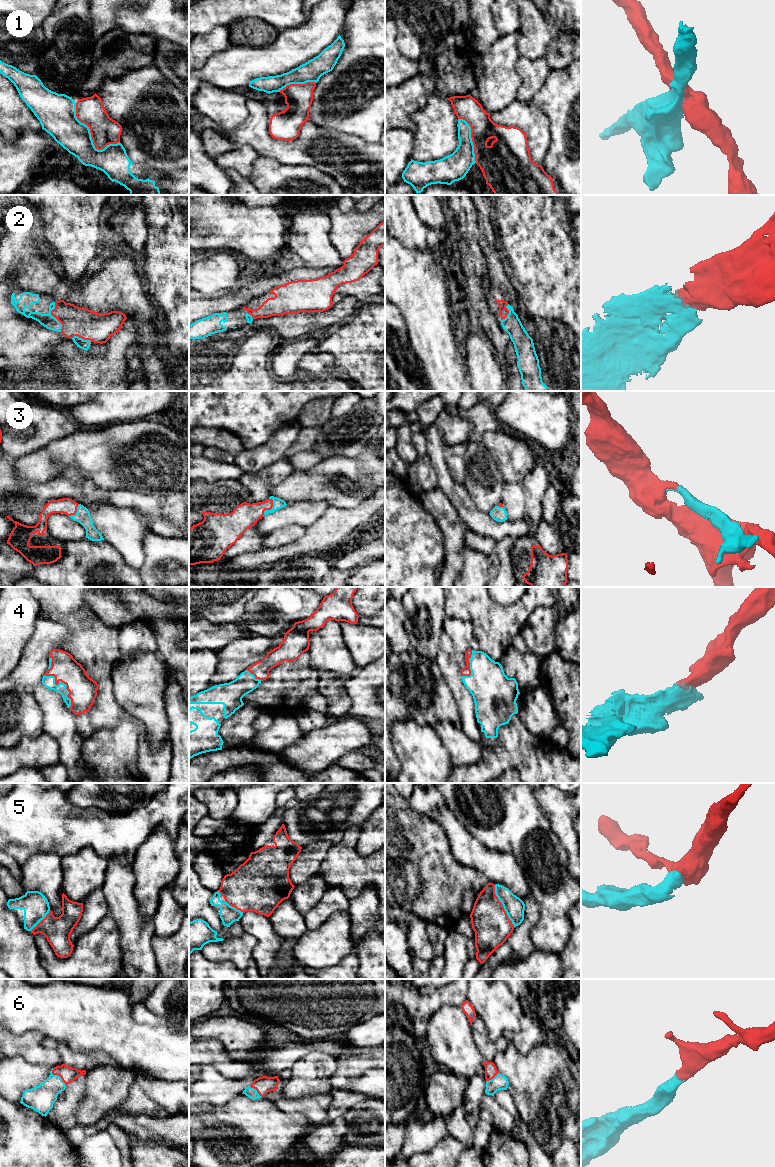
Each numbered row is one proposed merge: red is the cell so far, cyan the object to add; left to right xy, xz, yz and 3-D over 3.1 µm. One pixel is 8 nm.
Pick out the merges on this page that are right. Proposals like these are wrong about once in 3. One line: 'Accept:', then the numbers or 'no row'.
Accept: 2, 3, 4, 5, 6

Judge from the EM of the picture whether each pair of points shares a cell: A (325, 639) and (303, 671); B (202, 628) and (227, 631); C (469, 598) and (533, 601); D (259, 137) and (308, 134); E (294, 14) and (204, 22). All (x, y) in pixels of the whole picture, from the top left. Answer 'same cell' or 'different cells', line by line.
A: different cells
B: same cell
C: same cell
D: same cell
E: same cell

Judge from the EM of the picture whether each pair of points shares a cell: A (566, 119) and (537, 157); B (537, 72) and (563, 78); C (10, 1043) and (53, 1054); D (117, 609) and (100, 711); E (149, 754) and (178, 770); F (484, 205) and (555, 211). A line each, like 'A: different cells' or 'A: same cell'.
A: different cells
B: different cells
C: same cell
D: different cells
E: different cells
F: different cells

